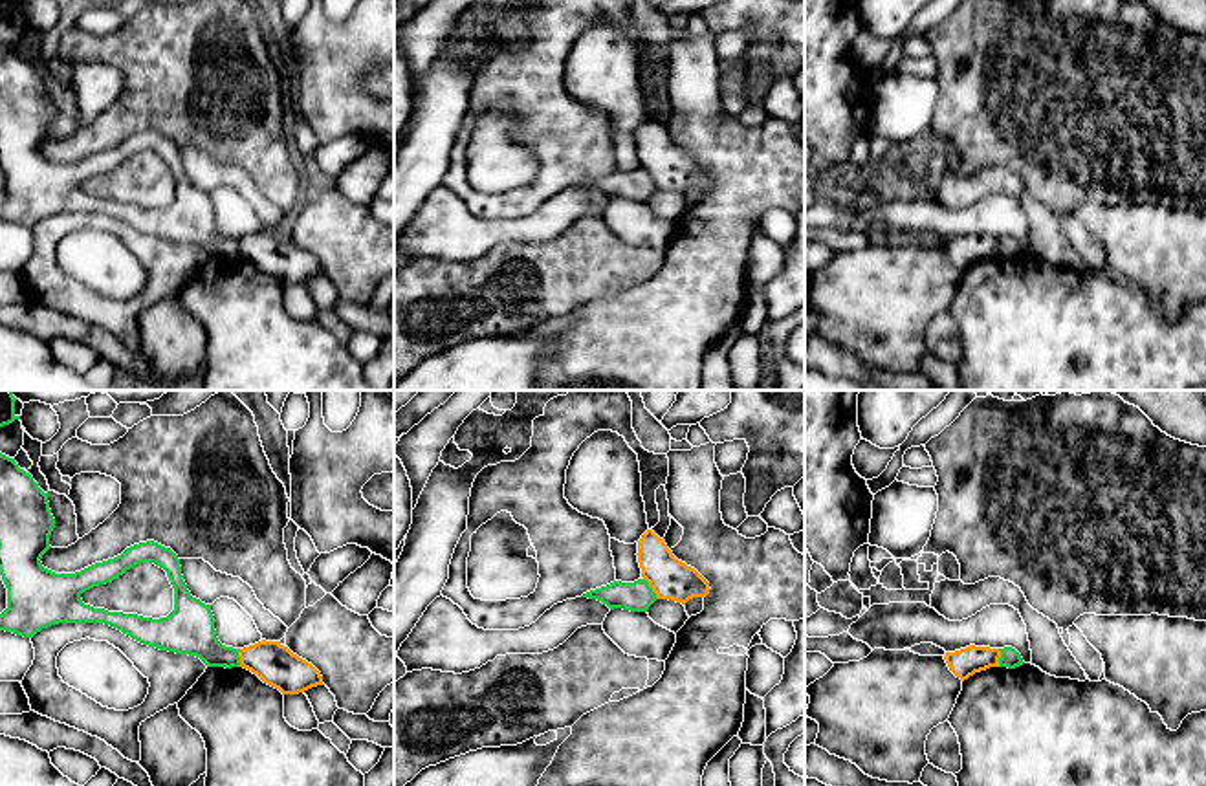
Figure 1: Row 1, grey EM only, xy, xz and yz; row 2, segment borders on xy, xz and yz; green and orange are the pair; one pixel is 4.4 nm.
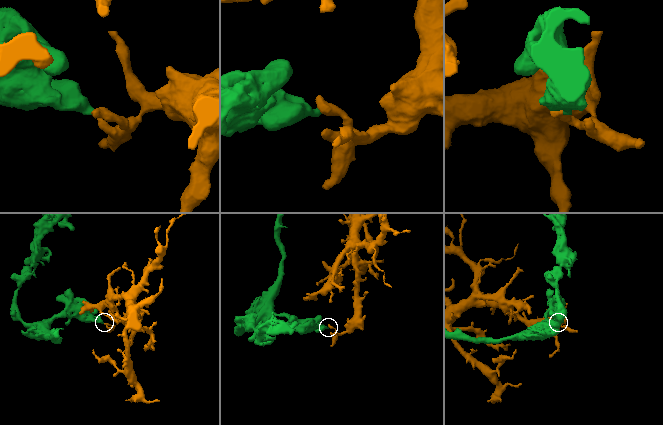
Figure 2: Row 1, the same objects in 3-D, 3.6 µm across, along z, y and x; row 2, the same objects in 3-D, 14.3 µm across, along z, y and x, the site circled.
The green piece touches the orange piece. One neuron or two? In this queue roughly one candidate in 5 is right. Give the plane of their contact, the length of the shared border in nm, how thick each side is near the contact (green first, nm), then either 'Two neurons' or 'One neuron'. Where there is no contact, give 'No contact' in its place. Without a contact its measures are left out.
Touches green in xz. Shared border 120 nm. Thickness 140 nm (green) against 180 nm. Two neurons

